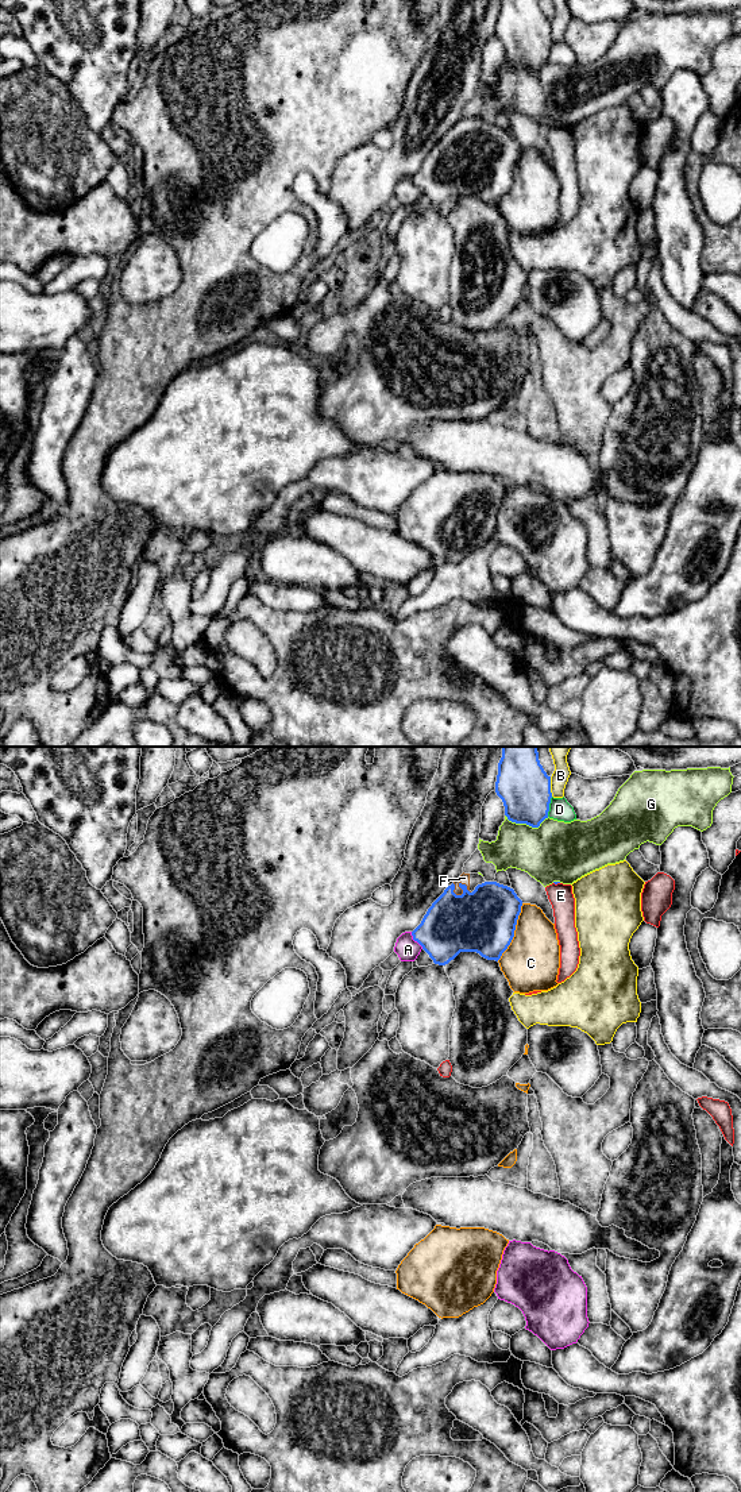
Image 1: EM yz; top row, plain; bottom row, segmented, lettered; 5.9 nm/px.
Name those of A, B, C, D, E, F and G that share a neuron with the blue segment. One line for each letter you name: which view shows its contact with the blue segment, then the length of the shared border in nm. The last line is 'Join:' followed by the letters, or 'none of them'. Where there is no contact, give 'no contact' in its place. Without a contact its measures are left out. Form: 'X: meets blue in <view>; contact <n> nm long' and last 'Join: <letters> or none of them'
F: meets blue in yz; contact 130 nm long
Join: F

